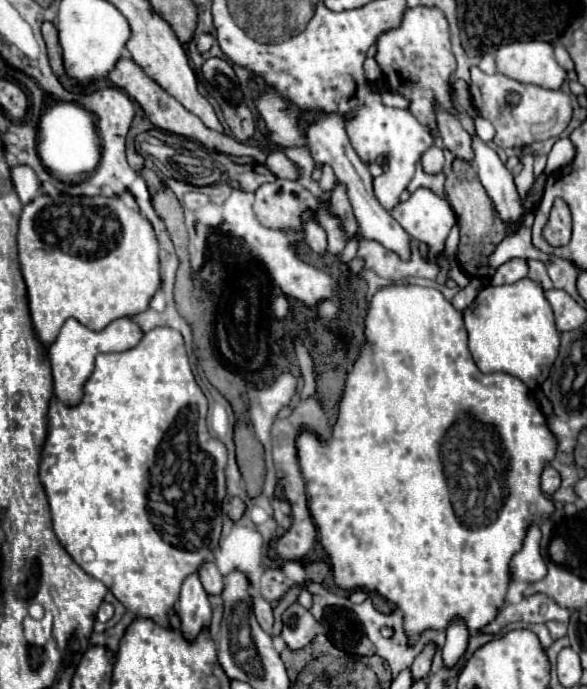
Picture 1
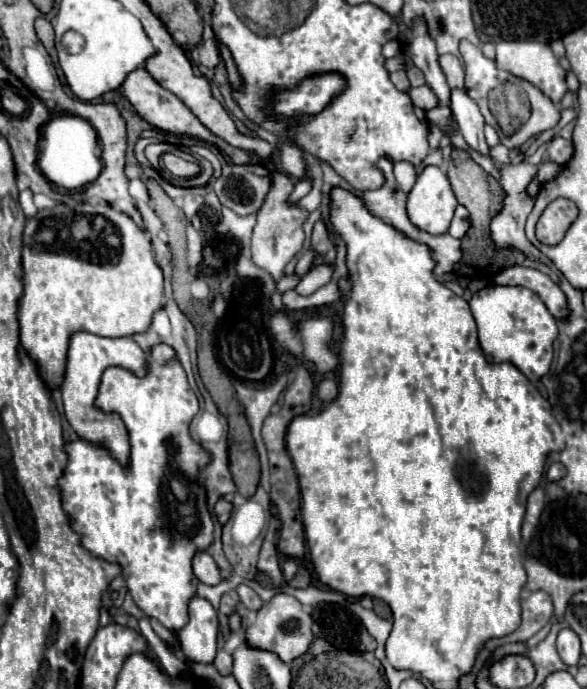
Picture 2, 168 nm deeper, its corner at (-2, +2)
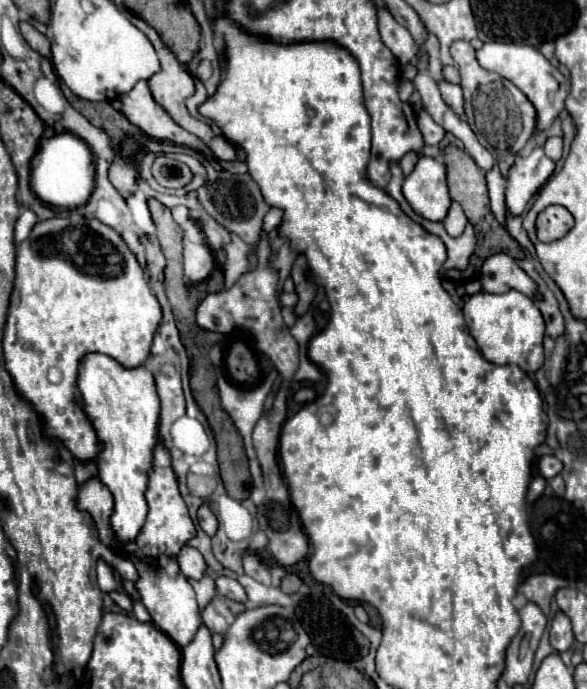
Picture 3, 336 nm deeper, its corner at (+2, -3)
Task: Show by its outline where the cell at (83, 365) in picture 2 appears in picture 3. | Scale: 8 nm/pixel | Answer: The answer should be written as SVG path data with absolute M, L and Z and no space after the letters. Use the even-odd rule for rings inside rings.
M104 354L84 356L80 364L78 388L82 392L84 410L94 424L100 442L104 444L98 456L98 478L112 492L114 508L108 524L116 540L116 550L122 550L128 542L136 540L148 514L144 494L148 490L148 474L152 470L154 448L158 444L156 430L160 400L154 378L144 366L128 370Z

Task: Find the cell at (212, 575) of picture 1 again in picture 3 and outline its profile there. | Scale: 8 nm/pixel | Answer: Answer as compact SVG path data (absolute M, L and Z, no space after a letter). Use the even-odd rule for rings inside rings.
M184 546L176 556L176 562L186 578L202 578L202 574L206 572L206 562L202 554L192 546Z

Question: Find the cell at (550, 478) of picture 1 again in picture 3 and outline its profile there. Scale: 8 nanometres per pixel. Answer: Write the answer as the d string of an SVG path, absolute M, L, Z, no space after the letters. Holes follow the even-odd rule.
M542 456L538 462L538 470L546 480L550 480L562 472L562 462L556 456Z

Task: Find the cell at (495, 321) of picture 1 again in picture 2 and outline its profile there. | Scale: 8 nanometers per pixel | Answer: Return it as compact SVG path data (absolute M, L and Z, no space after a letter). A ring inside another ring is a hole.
M490 285L480 289L470 299L470 311L478 325L478 341L484 355L494 363L516 365L530 381L538 381L550 369L554 357L554 339L558 337L556 319L548 313L544 301L528 287Z

